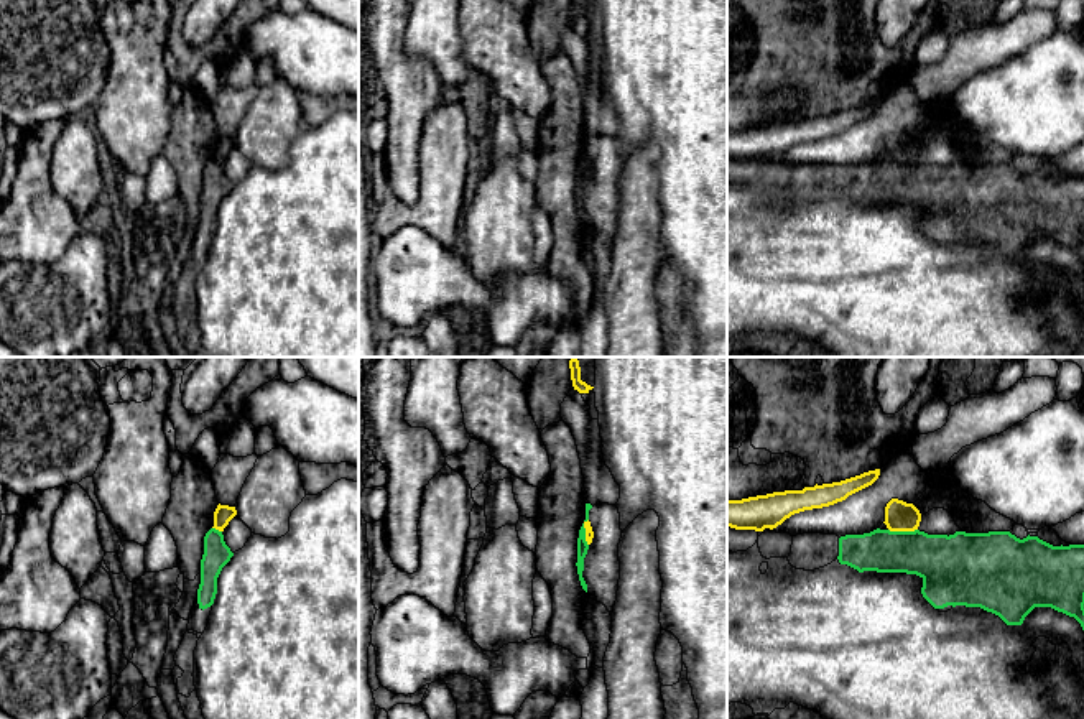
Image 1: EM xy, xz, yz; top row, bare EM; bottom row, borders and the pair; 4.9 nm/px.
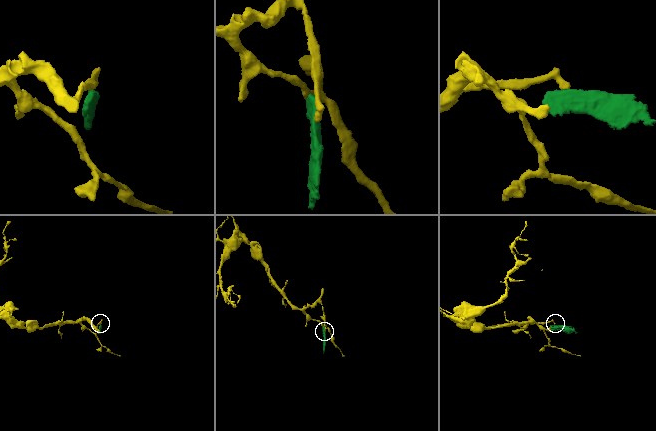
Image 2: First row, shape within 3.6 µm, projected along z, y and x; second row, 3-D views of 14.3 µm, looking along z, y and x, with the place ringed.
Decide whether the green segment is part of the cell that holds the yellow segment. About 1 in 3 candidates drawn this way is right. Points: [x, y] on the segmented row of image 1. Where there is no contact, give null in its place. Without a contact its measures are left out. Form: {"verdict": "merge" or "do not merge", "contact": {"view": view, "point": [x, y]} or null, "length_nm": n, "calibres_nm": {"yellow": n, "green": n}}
{"verdict": "do not merge", "contact": {"view": "yz", "point": [903, 530]}, "length_nm": 140, "calibres_nm": {"yellow": 140, "green": 260}}

